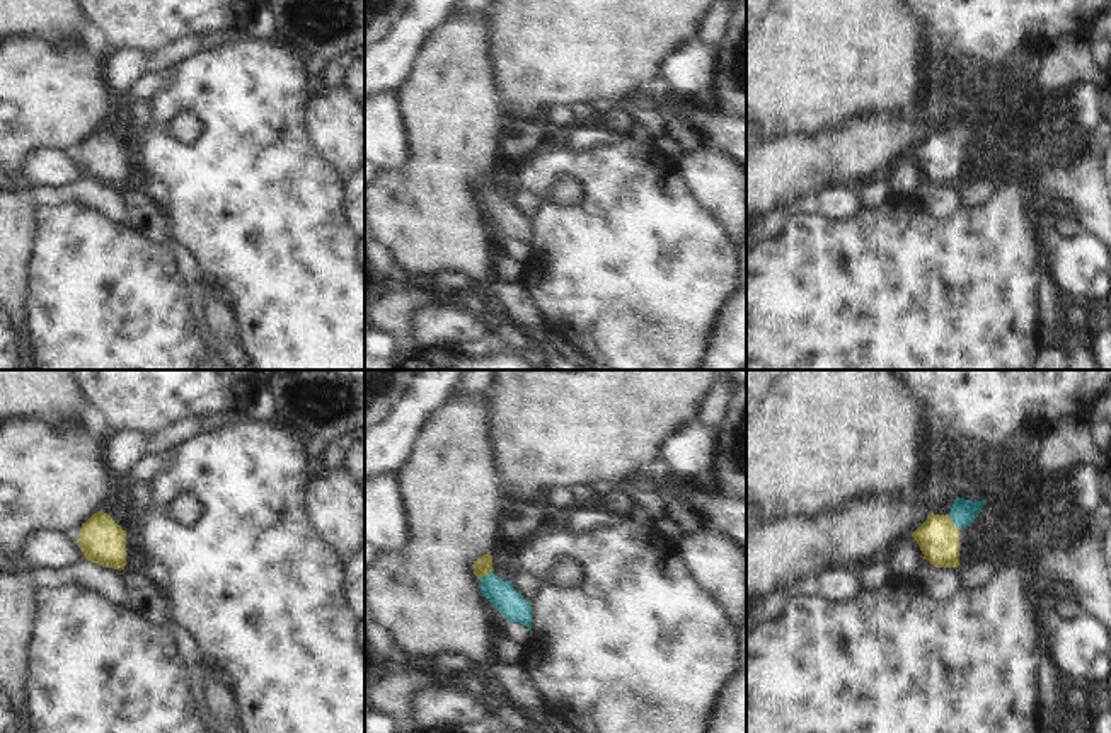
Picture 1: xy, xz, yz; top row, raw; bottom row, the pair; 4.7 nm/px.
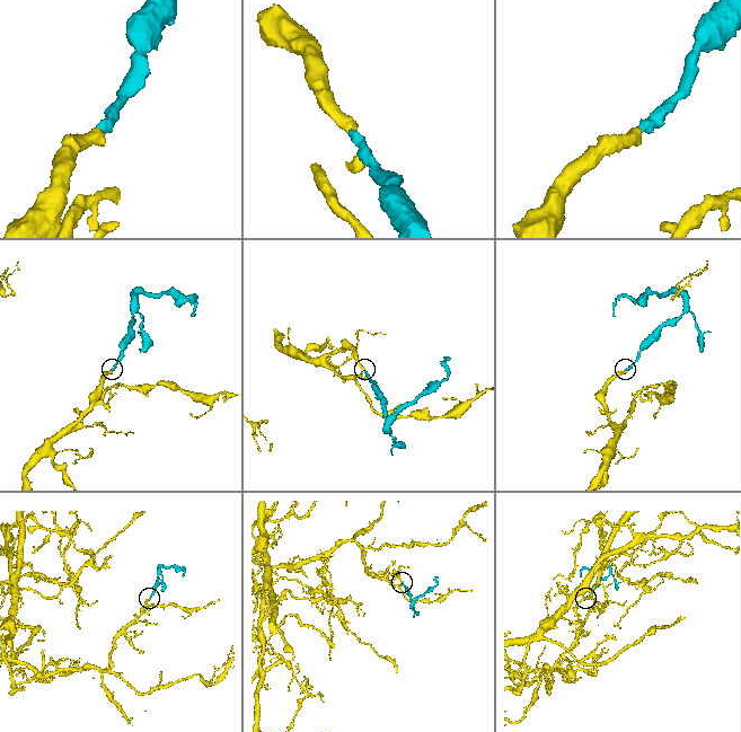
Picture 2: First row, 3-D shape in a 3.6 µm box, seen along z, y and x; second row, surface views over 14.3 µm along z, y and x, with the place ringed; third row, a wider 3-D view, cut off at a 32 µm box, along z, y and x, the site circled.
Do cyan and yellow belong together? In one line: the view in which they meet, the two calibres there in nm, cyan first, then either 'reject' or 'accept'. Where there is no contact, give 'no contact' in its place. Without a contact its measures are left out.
yz | 120/190 nm | accept

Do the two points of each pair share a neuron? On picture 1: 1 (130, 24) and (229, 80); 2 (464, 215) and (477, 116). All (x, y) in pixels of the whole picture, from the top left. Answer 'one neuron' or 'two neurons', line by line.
1: two neurons
2: one neuron

